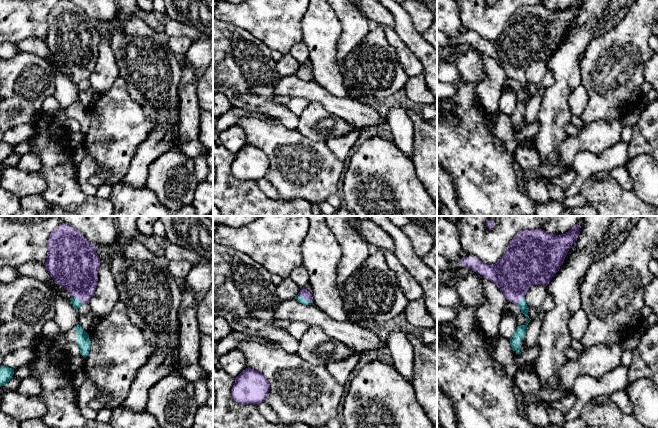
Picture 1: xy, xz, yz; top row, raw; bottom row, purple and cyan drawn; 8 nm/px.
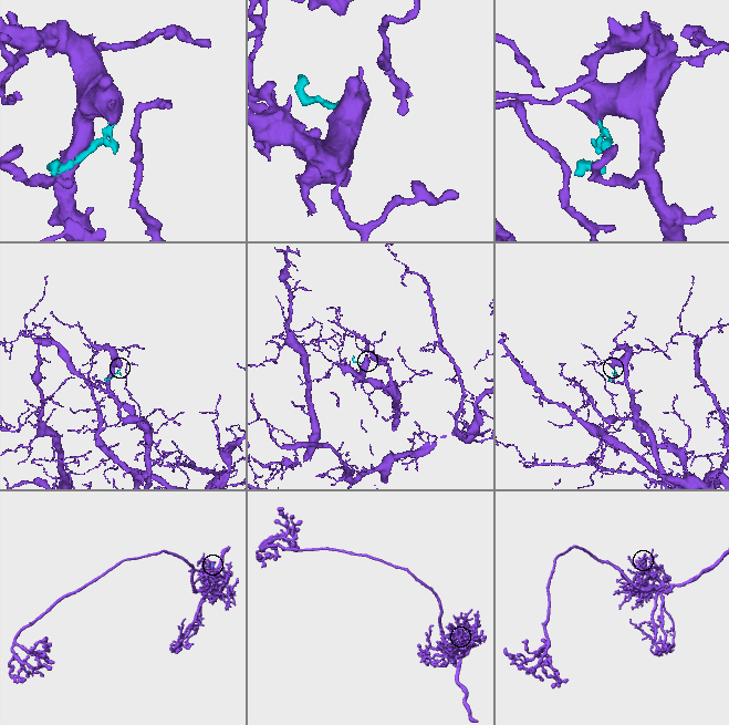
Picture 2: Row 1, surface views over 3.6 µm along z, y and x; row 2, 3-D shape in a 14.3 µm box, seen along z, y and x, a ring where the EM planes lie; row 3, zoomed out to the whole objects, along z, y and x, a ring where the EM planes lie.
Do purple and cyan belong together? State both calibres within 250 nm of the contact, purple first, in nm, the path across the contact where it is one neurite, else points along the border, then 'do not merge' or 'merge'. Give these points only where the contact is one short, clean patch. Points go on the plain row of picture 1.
calibres 70 and 60 nm; way xz (307, 71), (305, 74), (302, 76); merge

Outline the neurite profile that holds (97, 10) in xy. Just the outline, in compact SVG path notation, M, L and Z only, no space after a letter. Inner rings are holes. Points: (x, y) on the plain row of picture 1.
M69 0L79 7L89 19L111 20L117 13L115 0Z

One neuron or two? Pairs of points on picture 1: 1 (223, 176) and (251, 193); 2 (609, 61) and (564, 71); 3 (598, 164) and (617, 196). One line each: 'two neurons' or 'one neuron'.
1: one neuron
2: two neurons
3: two neurons

